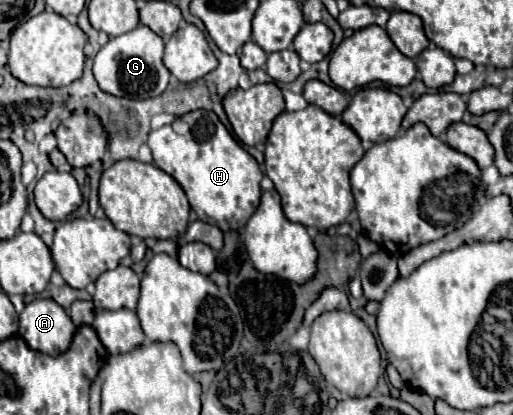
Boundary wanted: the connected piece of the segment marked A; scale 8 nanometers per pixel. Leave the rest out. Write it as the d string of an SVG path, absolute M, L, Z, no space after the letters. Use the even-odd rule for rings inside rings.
M35 298L25 304L19 314L19 336L29 348L45 352L49 356L63 354L75 334L75 324L55 300Z

